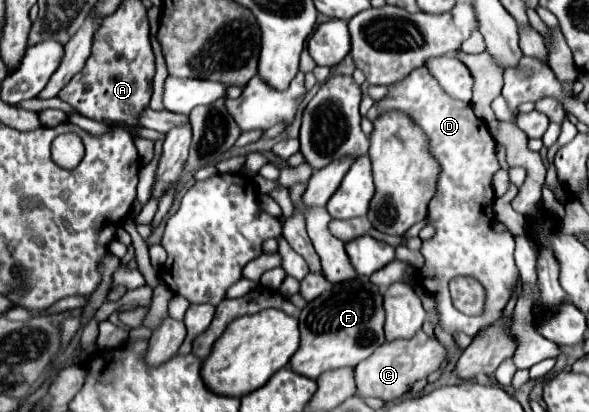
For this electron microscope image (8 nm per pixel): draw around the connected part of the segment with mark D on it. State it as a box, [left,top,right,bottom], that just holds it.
[377,66,521,336]

